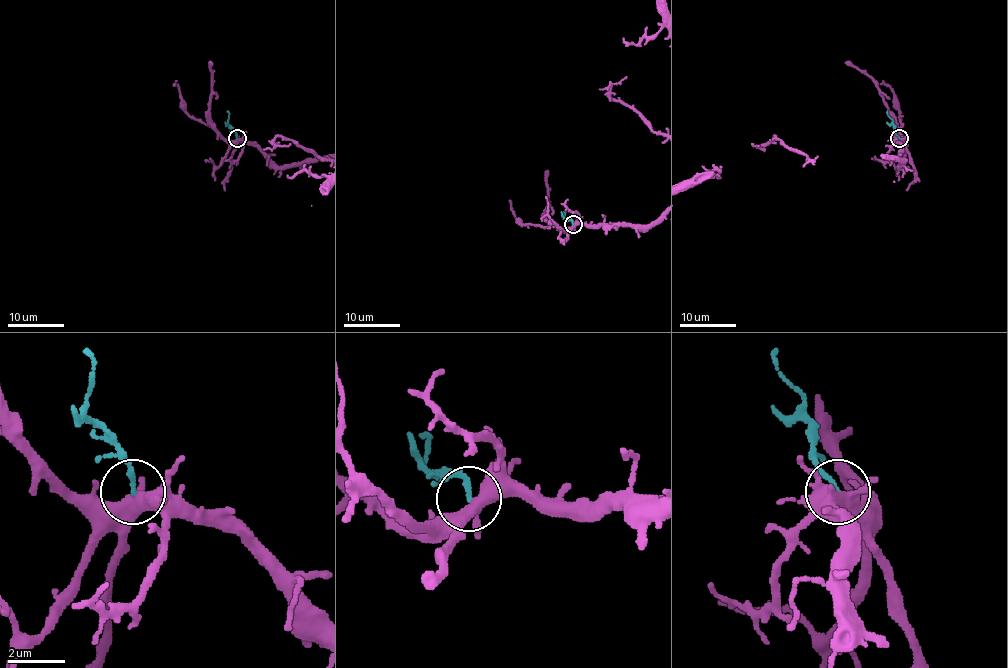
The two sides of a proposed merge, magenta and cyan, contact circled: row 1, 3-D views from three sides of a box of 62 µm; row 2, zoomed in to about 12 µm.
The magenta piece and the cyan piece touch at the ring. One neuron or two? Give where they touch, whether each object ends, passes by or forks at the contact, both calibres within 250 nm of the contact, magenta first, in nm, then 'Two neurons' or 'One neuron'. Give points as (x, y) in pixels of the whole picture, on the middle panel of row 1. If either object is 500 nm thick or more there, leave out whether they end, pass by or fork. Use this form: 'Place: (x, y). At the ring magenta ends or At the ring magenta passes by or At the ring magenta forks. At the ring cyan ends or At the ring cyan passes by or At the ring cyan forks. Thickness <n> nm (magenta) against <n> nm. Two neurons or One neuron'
Place: (573, 224). At the ring magenta forks. At the ring cyan ends. Thickness 400 nm (magenta) against 180 nm. Two neurons

